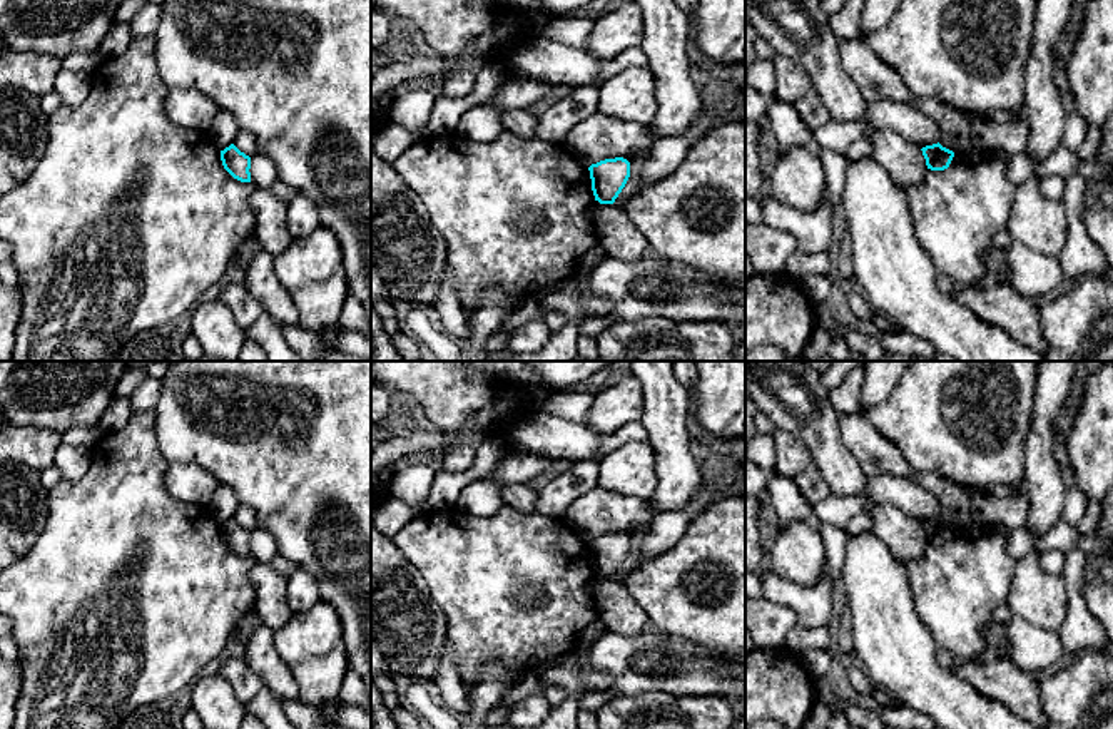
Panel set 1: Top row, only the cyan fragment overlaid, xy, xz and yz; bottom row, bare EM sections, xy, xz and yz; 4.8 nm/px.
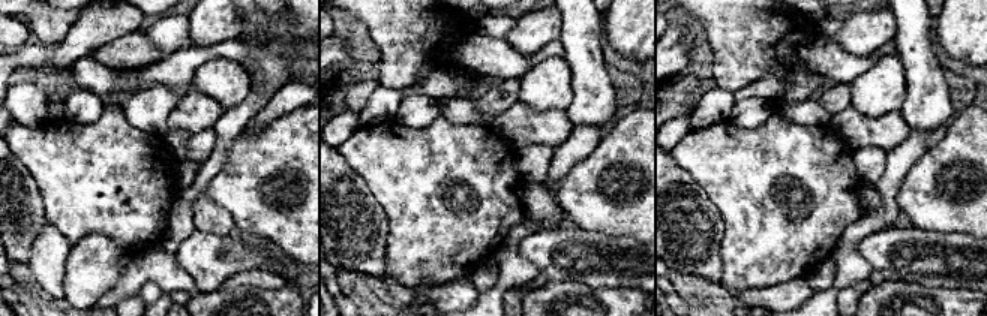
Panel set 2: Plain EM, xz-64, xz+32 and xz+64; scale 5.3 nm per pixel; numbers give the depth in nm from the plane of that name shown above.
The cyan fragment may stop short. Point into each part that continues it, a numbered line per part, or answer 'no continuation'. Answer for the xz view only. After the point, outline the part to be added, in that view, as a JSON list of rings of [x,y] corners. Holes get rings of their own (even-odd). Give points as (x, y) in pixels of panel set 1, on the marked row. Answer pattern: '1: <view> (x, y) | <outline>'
no continuation

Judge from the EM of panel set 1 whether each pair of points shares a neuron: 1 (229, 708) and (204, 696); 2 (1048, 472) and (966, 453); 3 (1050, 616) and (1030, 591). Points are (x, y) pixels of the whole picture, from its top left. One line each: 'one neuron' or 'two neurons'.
1: one neuron
2: two neurons
3: one neuron

